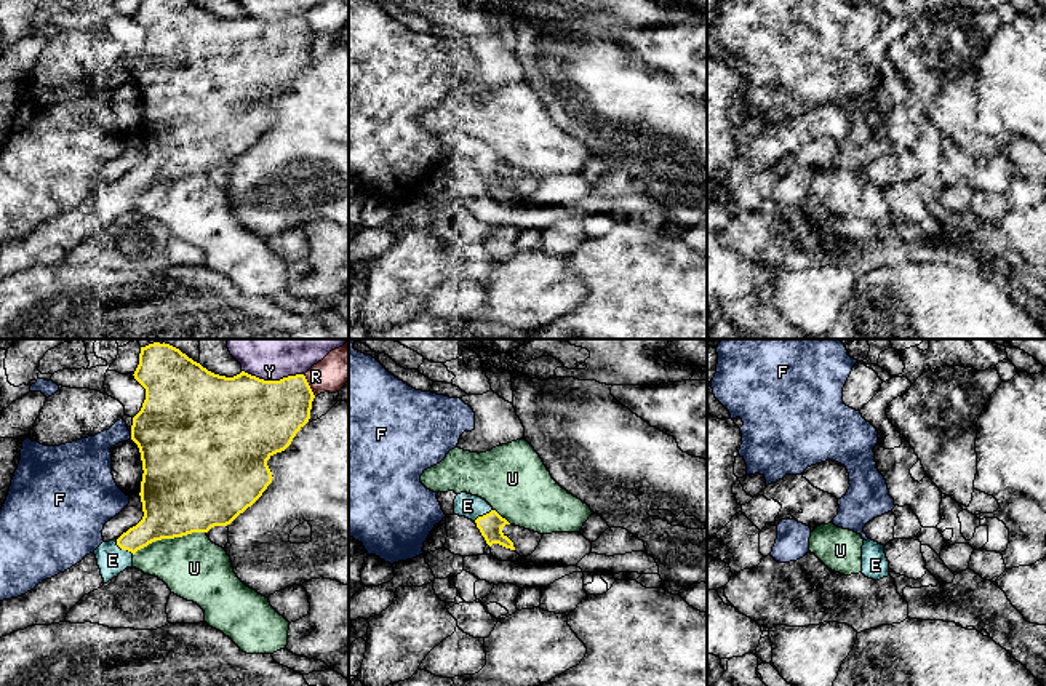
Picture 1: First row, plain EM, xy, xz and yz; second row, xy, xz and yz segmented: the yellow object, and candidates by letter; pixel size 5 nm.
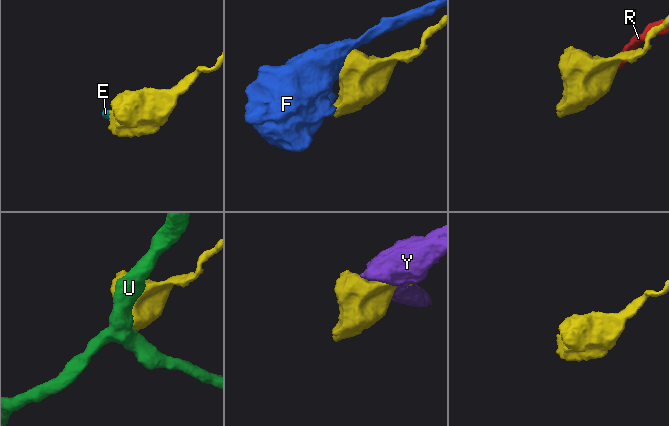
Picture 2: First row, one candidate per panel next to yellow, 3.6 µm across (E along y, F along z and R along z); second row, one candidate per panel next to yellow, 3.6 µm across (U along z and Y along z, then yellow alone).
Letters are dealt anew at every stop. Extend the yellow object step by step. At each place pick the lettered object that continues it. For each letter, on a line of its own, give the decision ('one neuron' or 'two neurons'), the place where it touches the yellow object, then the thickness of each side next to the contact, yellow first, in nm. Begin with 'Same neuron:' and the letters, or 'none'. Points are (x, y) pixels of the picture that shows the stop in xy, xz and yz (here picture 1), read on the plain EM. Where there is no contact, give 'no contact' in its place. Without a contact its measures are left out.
Same neuron: E
E: one neuron; meets yellow in xy at (123, 191); 190 nm thick on the yellow side, 150 nm on the other
F: two neurons; meets yellow in xy at (131, 77); 460 nm thick on the yellow side, 220 nm on the other
R: two neurons; meets yellow in xy at (309, 27); 340 nm thick on the yellow side, 170 nm on the other
U: two neurons; meets yellow in xy at (168, 179); 420 nm thick on the yellow side, 320 nm on the other
Y: two neurons; meets yellow in xy at (272, 23); 440 nm thick on the yellow side, 110 nm on the other

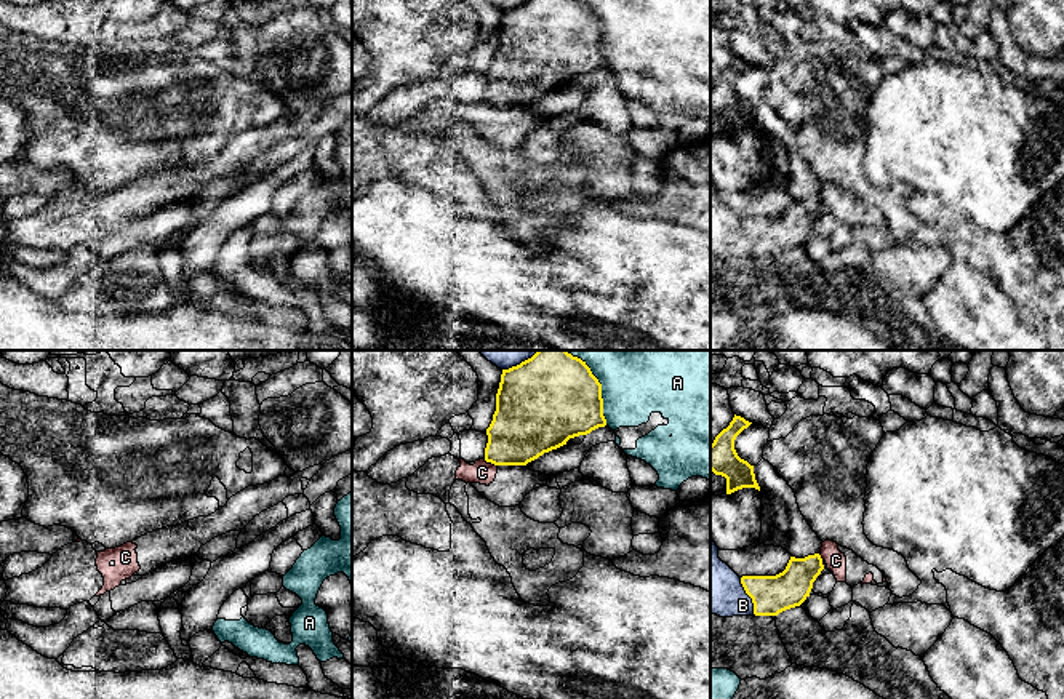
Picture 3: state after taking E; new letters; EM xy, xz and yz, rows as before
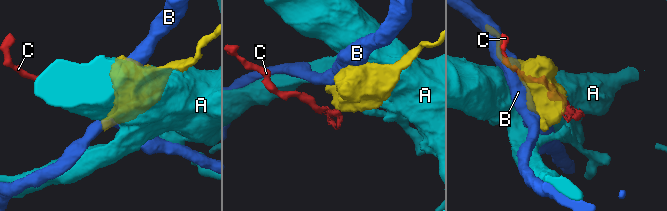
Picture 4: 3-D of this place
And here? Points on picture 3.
Same neuron: none
A: two neurons; meets yellow in xz at (600, 34); 420 nm thick on the yellow side, 300 nm on the other
B: two neurons; meets yellow in yz at (748, 235); 190 nm thick on the yellow side, 280 nm on the other
C: two neurons; meets yellow in xz at (495, 106); 340 nm thick on the yellow side, 120 nm on the other

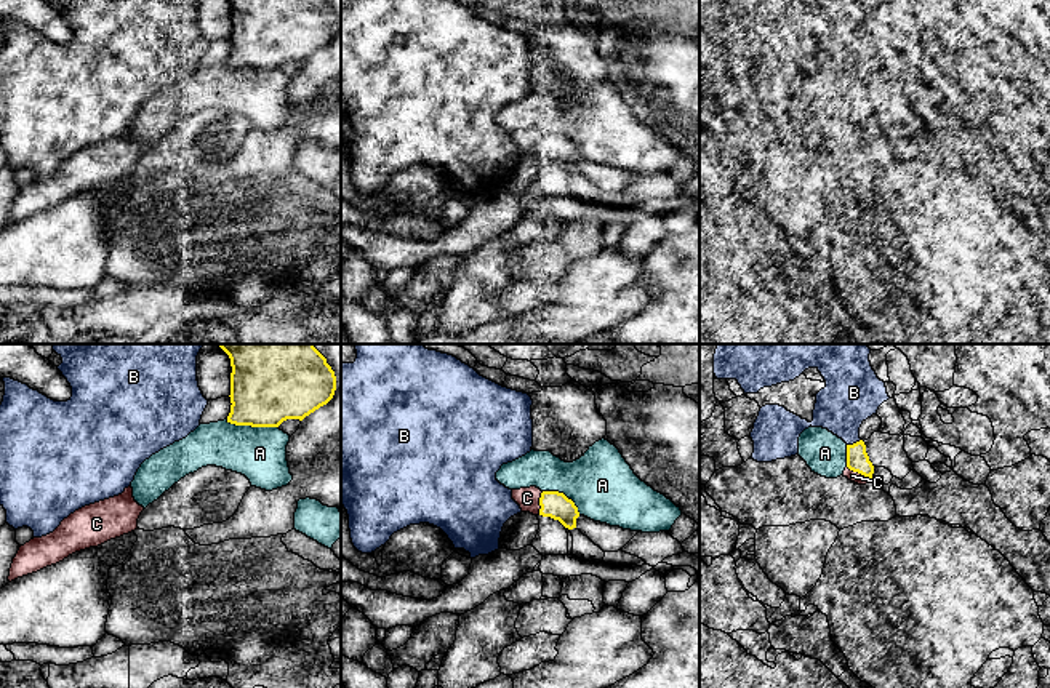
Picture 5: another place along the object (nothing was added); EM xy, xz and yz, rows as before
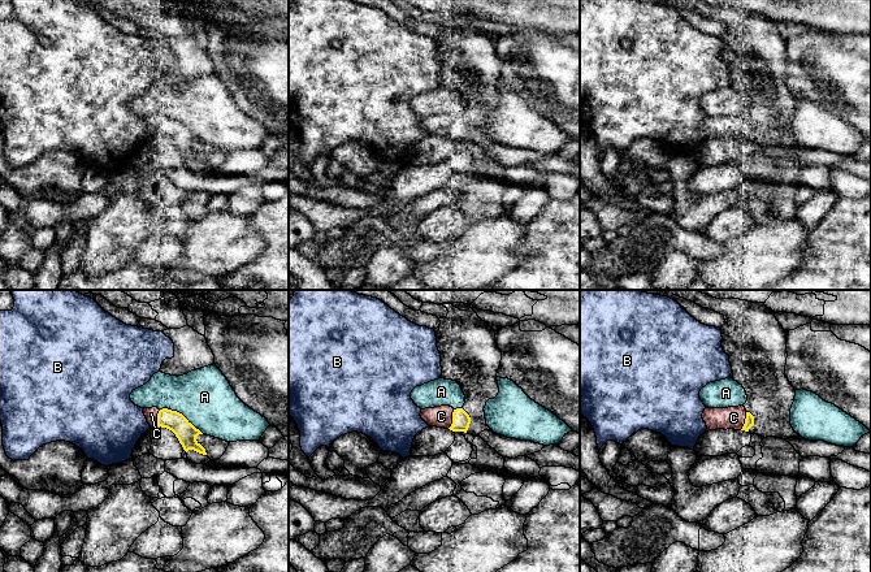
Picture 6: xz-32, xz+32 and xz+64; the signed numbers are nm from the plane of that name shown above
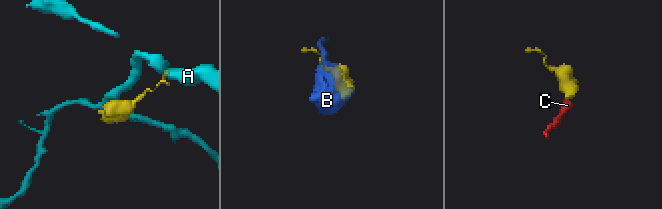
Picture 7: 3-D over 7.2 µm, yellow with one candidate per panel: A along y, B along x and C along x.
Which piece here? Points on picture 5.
Same neuron: C
A: two neurons; meets yellow in xy at (252, 68); 340 nm thick on the yellow side, 280 nm on the other
B: two neurons; meets yellow in yz at (853, 85); 110 nm thick on the yellow side, 280 nm on the other
C: one neuron; meets yellow in xz at (540, 144); 140 nm thick on the yellow side, 110 nm on the other

